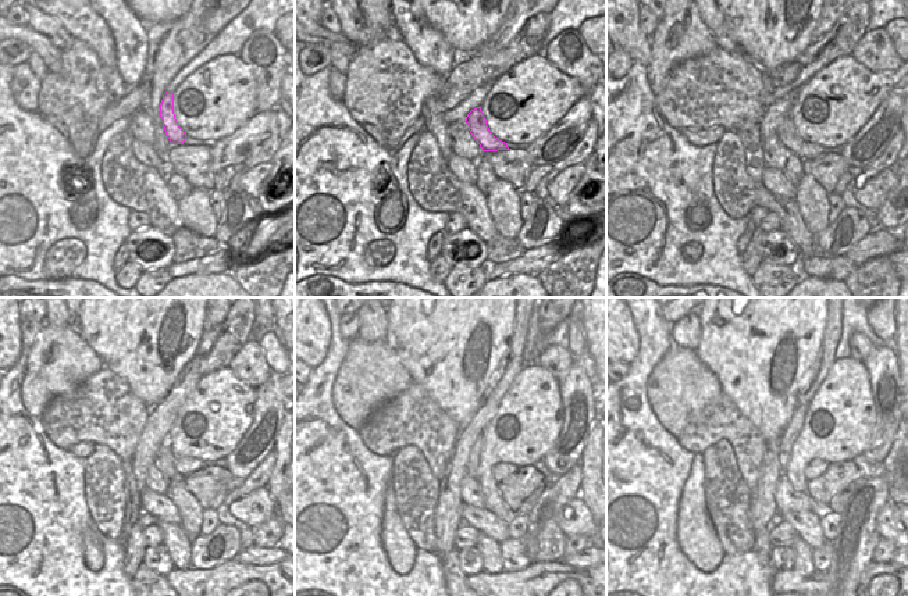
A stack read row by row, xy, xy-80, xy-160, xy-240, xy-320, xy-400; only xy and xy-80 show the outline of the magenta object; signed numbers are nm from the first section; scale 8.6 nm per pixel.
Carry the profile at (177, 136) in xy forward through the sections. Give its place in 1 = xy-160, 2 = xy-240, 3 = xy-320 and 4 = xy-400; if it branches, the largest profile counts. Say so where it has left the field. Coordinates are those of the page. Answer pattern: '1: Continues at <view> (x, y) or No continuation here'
1: Continues at xy-160 (786, 131)
2: Continues at xy-240 (184, 466)
3: Continues at xy-320 (501, 470)
4: Continues at xy-400 (815, 468).

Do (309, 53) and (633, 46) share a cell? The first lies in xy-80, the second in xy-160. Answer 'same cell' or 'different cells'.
different cells

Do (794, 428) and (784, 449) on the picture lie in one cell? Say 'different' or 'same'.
same

